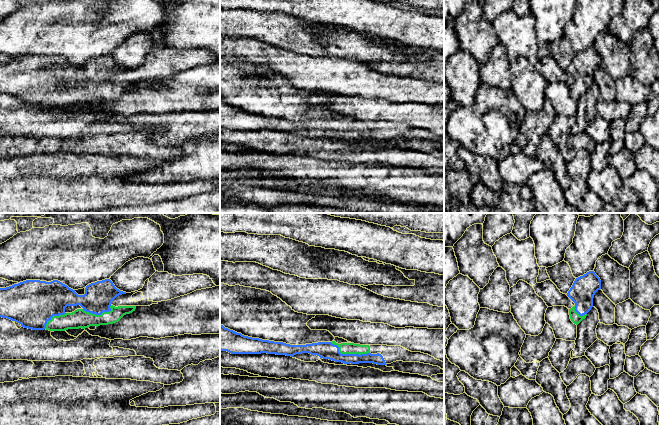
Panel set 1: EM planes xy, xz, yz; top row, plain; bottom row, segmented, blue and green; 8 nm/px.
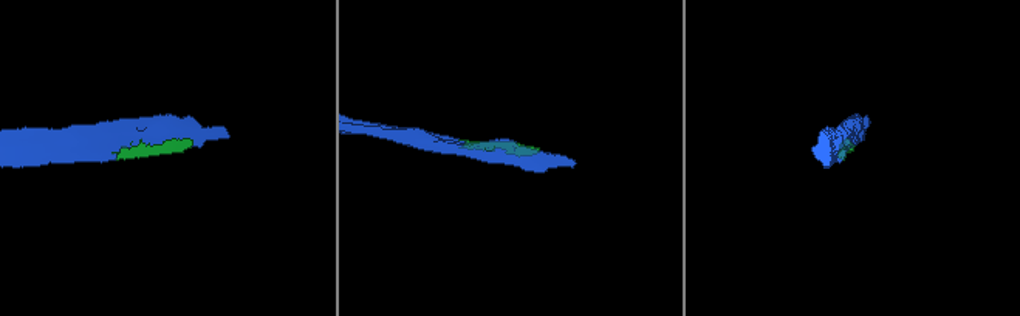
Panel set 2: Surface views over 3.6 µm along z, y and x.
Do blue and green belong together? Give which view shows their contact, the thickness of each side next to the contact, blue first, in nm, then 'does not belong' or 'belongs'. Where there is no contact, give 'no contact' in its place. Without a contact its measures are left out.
meets blue in xz; 140 nm thick on the blue side, 100 nm on the other; belongs

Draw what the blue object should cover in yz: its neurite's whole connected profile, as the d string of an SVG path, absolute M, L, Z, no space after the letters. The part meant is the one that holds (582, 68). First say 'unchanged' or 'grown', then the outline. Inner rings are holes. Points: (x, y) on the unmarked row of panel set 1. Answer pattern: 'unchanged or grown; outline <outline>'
grown; outline M589 47L575 55L567 72L575 79L569 85L571 97L578 101L586 94L587 89L593 83L595 69L601 65L601 56L594 47Z

